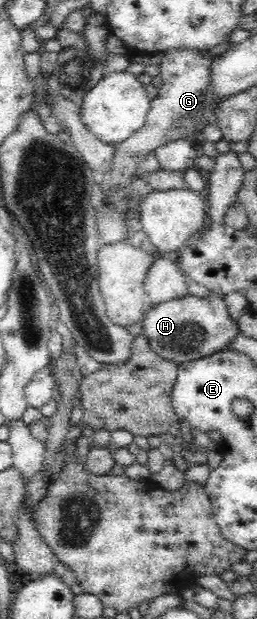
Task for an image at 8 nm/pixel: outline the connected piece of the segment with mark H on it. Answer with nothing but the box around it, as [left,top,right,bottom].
[139,291,241,363]

